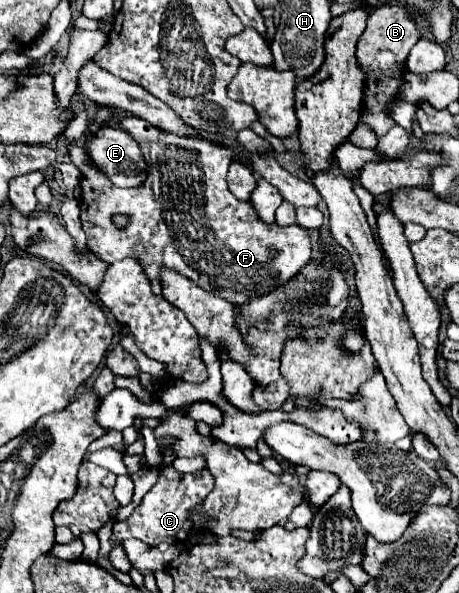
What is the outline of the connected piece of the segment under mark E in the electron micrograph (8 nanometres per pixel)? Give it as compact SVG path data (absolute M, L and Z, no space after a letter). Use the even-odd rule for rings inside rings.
M102 128L88 144L94 166L118 188L136 188L146 180L146 160L138 142L124 130Z

